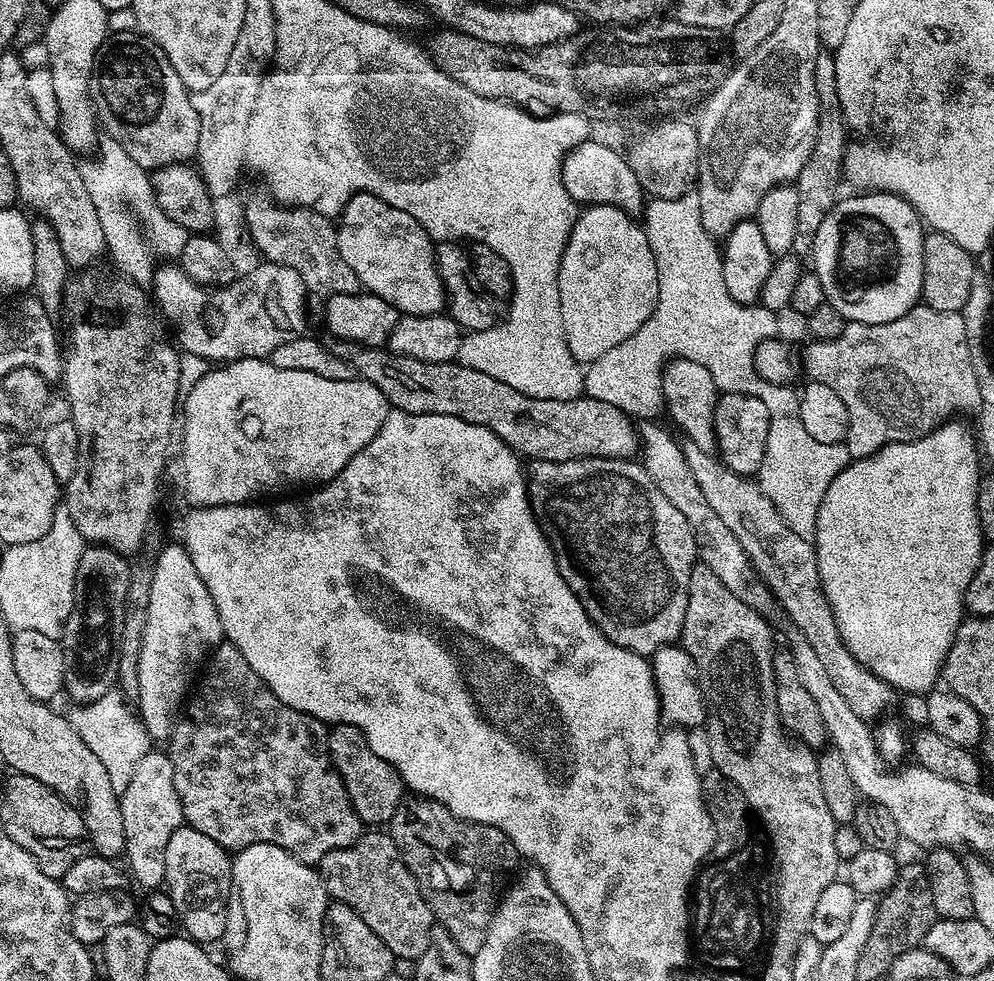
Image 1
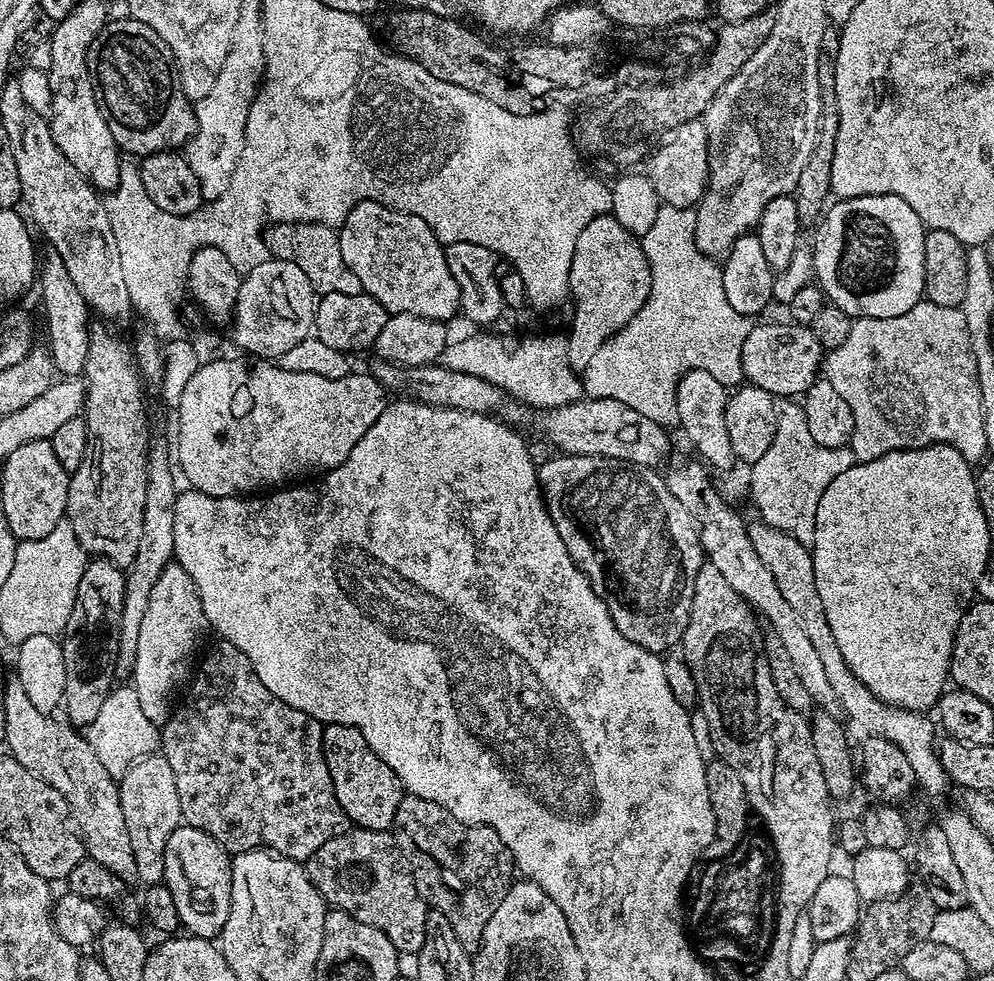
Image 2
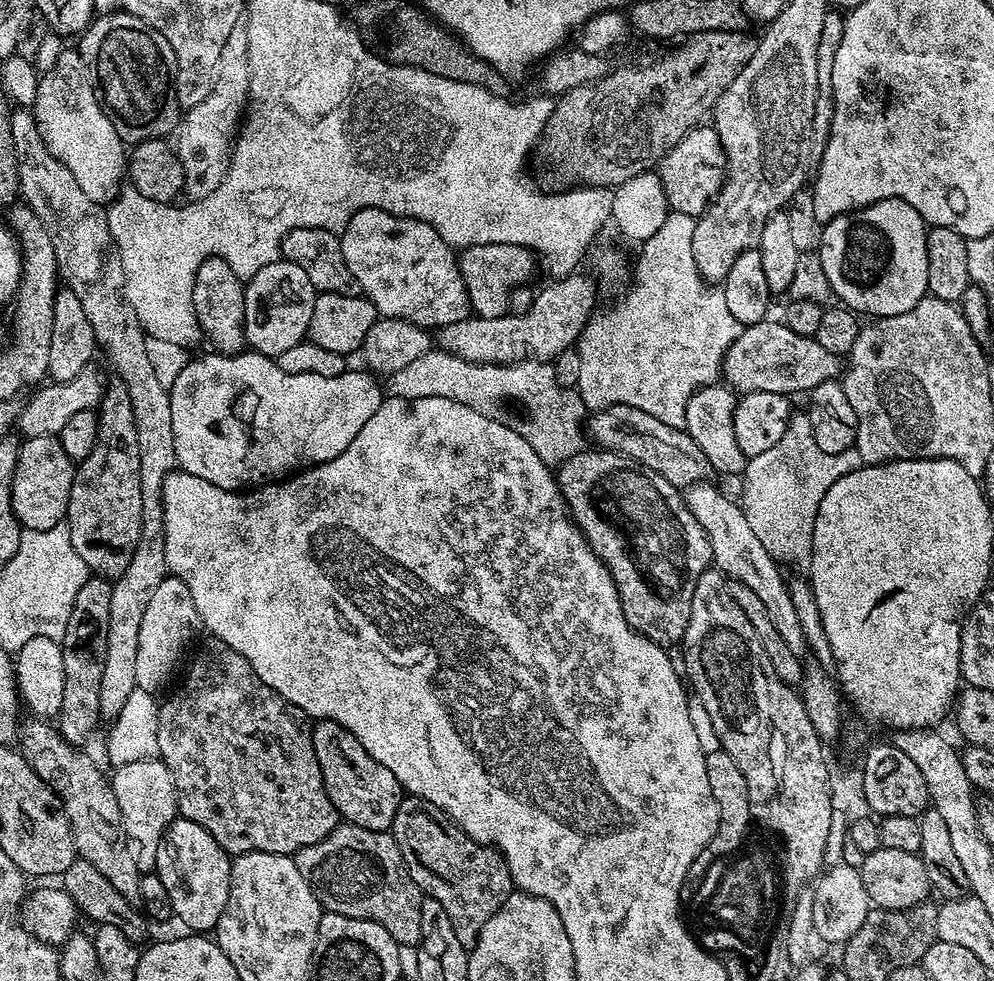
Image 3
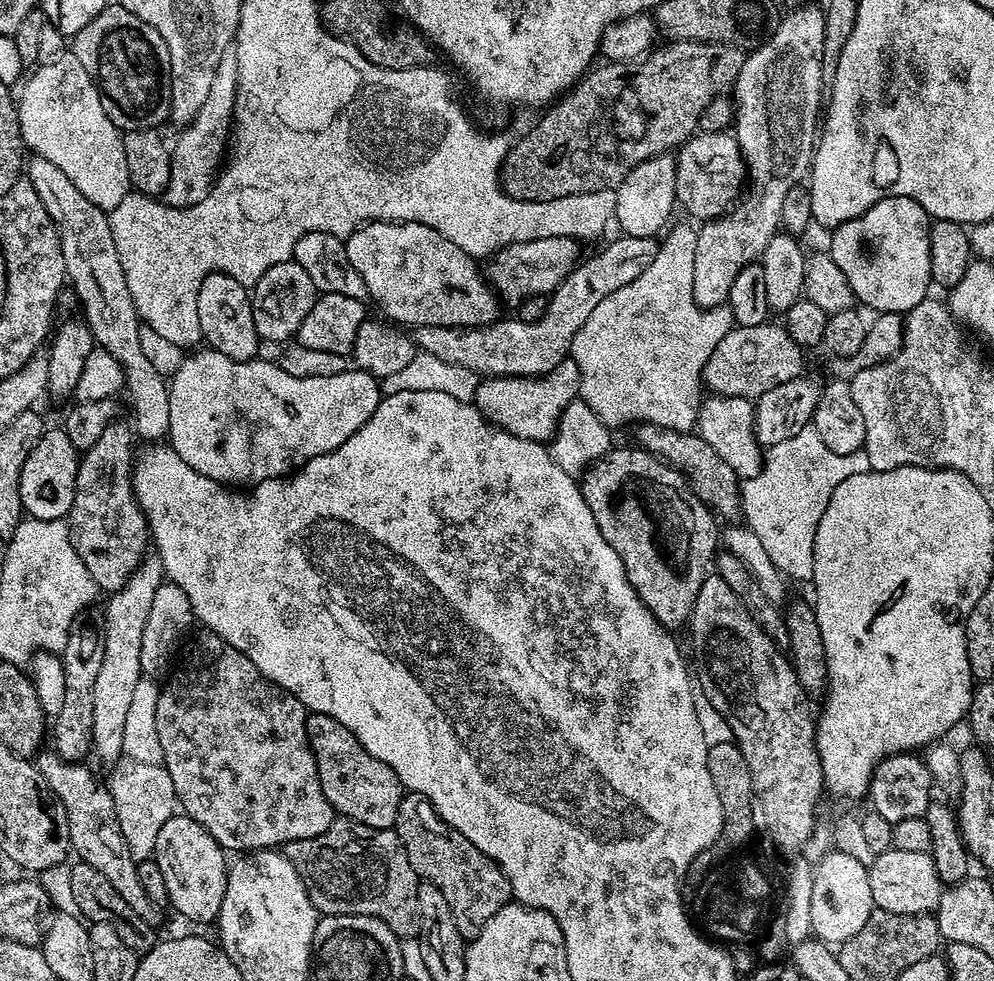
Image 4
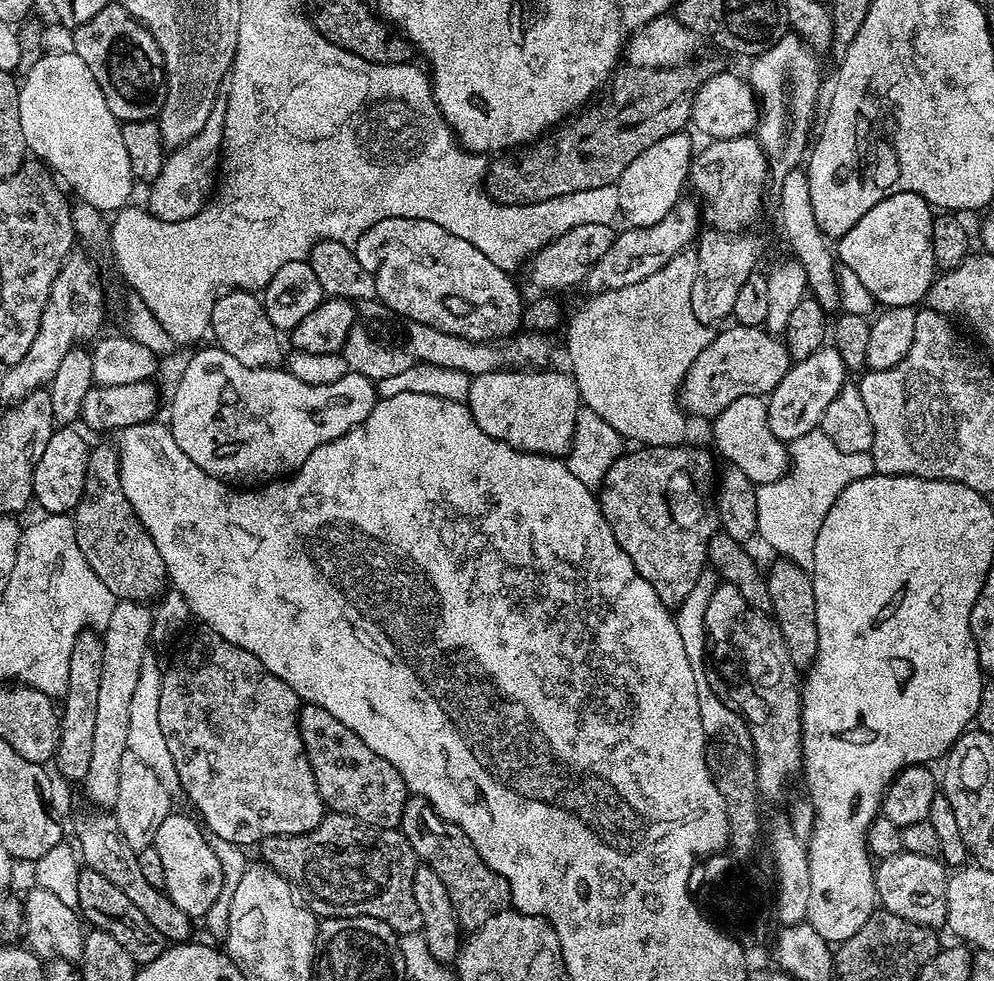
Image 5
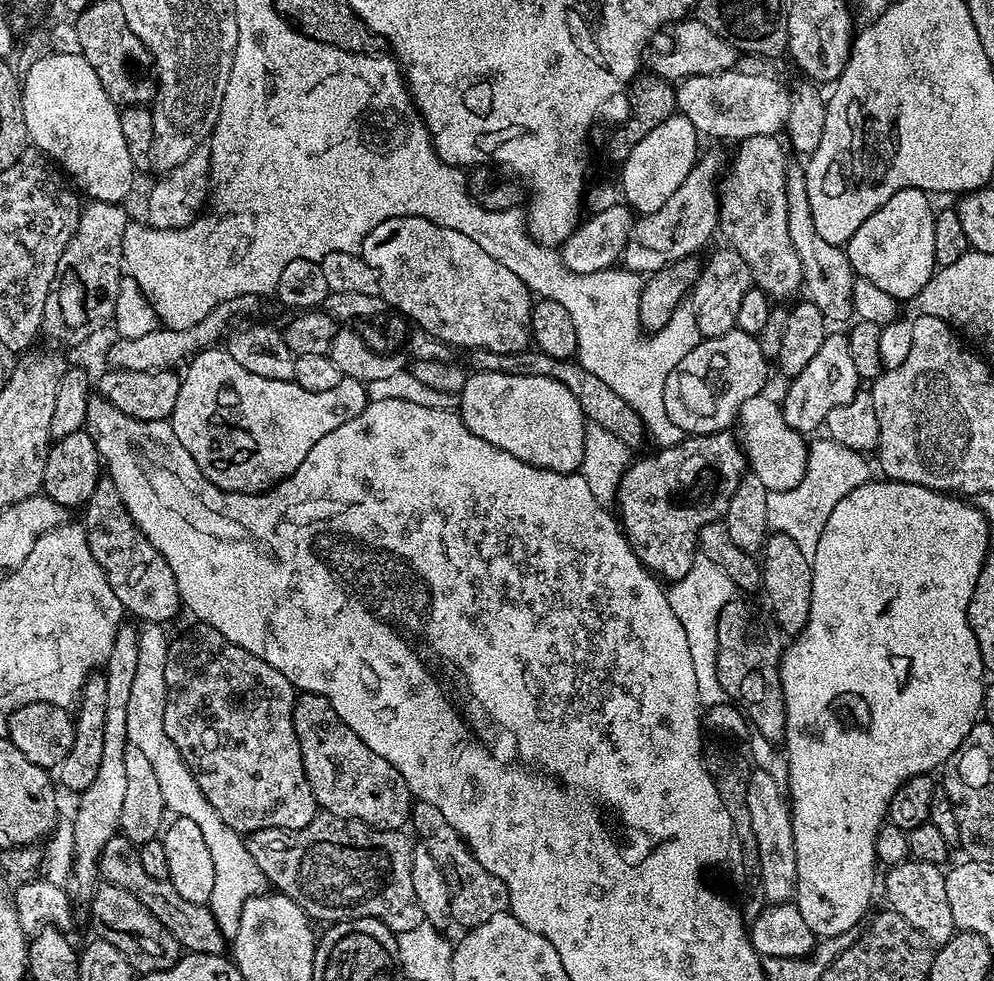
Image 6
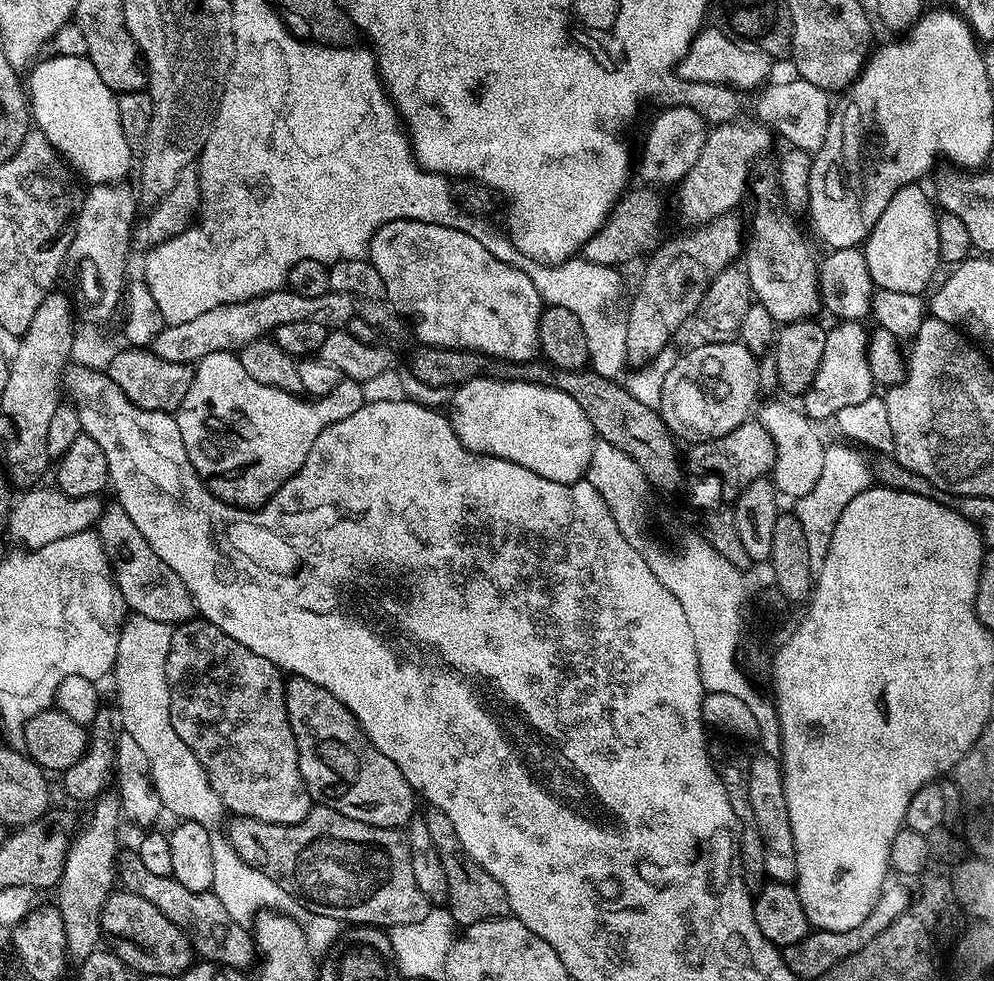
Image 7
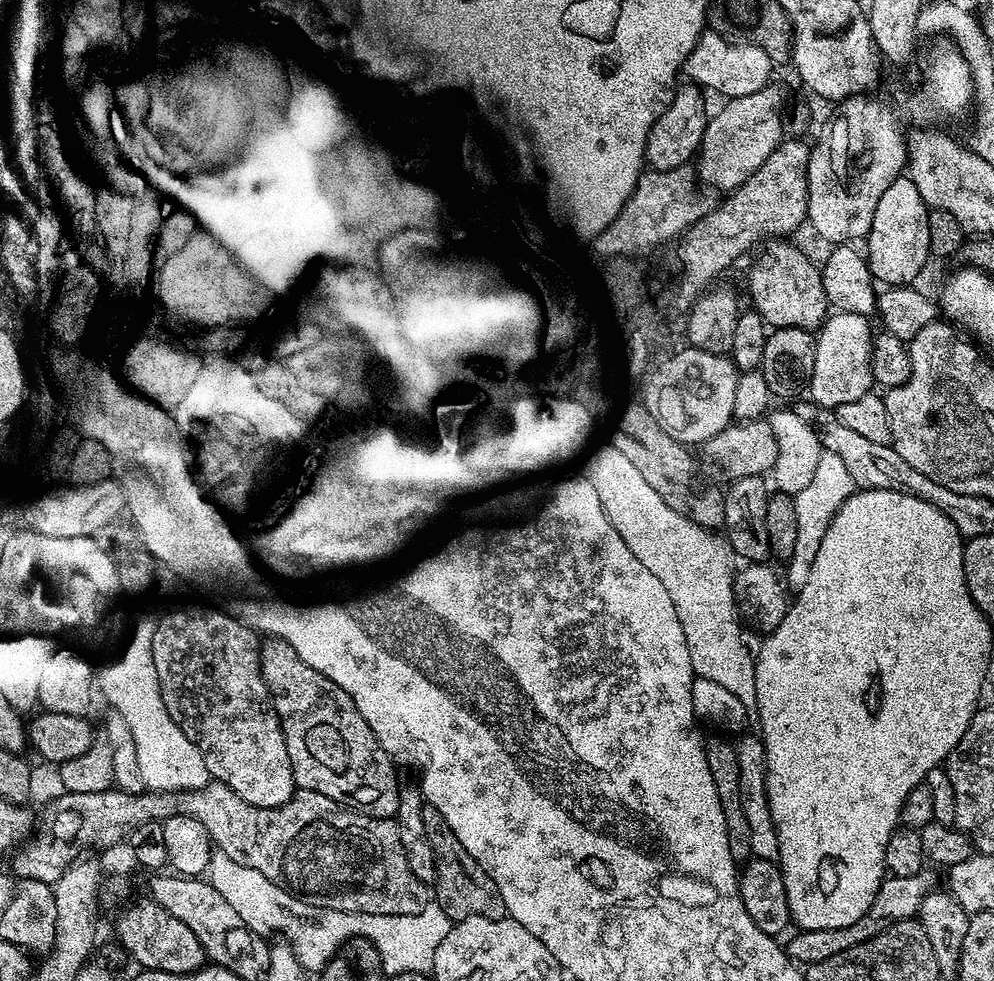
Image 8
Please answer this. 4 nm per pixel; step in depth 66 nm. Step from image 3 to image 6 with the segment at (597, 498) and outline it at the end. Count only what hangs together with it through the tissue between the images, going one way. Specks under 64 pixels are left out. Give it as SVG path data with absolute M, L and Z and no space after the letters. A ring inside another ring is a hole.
M728 430L713 432L710 436L688 434L673 448L661 448L653 453L653 456L644 456L641 460L633 459L624 472L620 492L616 495L616 504L618 509L620 508L618 523L624 530L628 545L632 547L634 554L643 562L645 568L665 581L675 582L686 578L686 574L690 574L690 566L698 559L696 539L700 535L702 525L723 517L734 490L738 490L740 480L746 474L746 457L737 437ZM700 468L708 468L709 474L716 479L712 484L713 490L716 491L712 496L712 501L704 509L676 508L676 500L672 497L676 492L676 484L681 484L684 488L690 487L699 478Z

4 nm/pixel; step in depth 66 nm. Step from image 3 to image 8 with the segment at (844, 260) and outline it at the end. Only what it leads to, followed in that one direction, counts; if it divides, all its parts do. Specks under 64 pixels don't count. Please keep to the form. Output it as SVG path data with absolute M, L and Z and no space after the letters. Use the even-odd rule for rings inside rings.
M901 174L886 186L882 198L878 198L878 210L874 210L874 222L866 237L866 259L875 279L884 286L908 286L932 256L930 246L930 222L928 204L918 194L912 177Z

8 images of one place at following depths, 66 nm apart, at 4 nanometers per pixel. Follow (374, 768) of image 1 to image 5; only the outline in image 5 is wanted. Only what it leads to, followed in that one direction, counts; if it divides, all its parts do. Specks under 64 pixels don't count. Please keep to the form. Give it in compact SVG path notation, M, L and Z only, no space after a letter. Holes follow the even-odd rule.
M304 704L301 707L300 733L304 752L314 770L314 782L318 782L318 794L322 794L325 805L331 811L341 812L343 816L353 816L372 828L399 829L402 810L410 793L402 774L398 774L398 770L394 770L394 766L386 762L386 758L374 754L374 750L370 750L370 746L366 746L366 742L362 742L362 738L354 734L354 730L350 730L350 726L342 726L342 722L338 722L338 718L334 718L334 714L330 714L330 710L320 704Z

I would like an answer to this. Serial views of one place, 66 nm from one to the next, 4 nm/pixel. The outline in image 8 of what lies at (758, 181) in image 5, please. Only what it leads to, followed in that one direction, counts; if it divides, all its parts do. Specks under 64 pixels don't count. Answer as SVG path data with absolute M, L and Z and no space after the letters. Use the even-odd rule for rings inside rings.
M772 238L763 245L764 253L756 260L748 286L752 290L755 311L773 329L807 328L816 330L830 315L830 301L823 288L821 269L800 248L788 244L787 239Z

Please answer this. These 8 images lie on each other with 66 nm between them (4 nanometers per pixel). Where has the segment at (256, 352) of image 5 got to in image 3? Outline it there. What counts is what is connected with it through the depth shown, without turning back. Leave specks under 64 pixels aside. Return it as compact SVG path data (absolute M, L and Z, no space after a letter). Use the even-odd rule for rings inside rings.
M212 256L198 266L198 274L194 278L192 301L196 315L197 329L213 344L217 353L225 356L235 356L237 352L245 351L244 337L244 289L245 281L239 280L226 266L222 258Z

